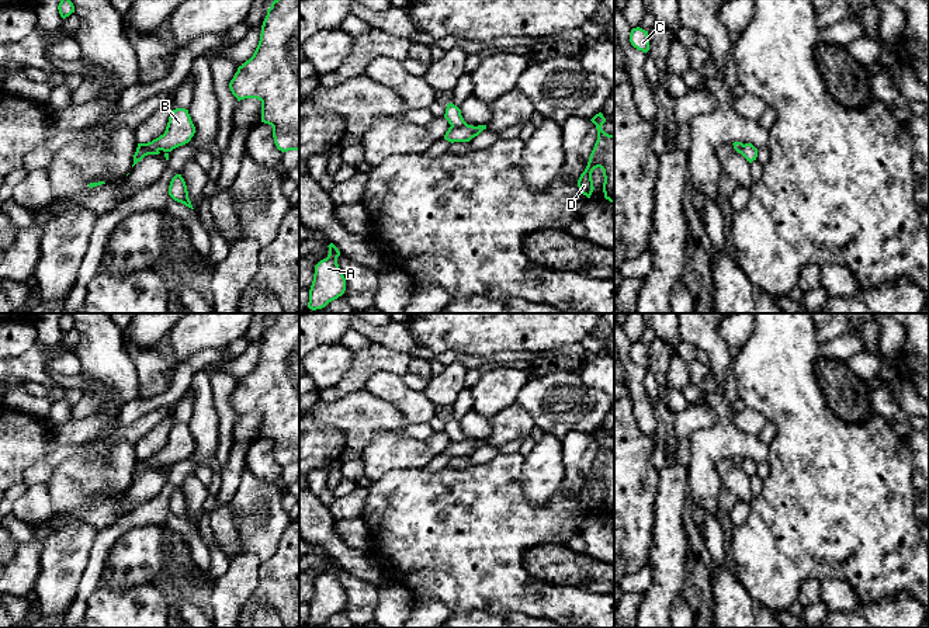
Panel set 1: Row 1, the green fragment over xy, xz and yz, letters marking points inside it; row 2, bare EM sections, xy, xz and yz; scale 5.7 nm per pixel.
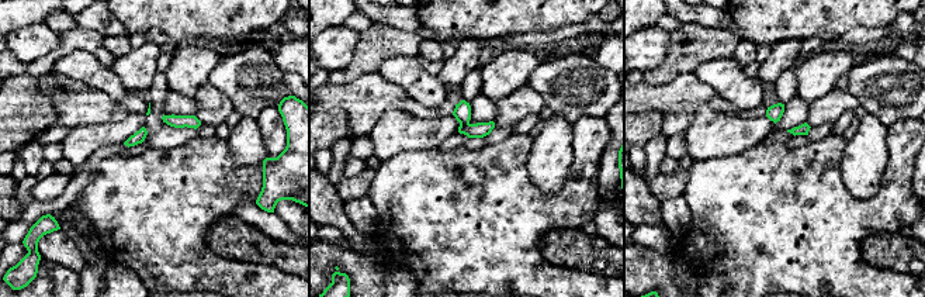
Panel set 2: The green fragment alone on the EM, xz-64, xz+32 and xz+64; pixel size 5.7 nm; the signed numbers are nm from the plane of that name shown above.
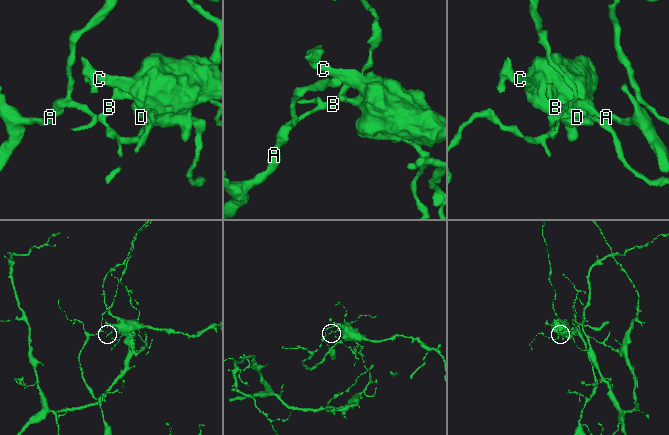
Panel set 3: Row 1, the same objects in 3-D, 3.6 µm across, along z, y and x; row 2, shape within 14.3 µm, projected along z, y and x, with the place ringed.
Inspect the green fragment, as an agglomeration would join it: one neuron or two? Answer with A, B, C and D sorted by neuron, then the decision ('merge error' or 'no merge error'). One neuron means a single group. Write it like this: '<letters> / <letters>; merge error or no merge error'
A / B C D; merge error

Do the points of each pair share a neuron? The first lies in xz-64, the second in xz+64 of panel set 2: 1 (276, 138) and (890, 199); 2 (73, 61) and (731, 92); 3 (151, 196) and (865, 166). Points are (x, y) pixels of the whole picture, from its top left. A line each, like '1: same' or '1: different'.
1: same
2: same
3: different

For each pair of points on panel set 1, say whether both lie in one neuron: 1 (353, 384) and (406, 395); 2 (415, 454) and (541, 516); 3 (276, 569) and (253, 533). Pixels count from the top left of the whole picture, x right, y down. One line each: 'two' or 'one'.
1: two
2: two
3: two

